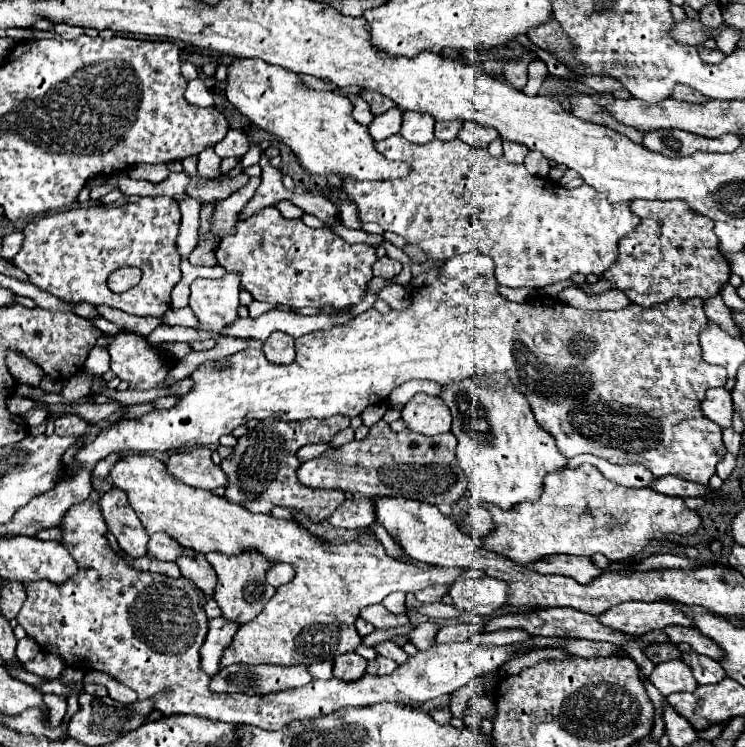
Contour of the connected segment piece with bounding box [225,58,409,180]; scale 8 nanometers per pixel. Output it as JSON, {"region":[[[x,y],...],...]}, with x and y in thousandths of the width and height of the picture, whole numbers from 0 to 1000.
{"region":[[[315,78],[307,86],[305,134],[340,166],[369,179],[420,233],[455,233],[474,241],[525,241],[546,236],[544,217],[525,217],[503,201],[493,169],[474,161],[474,139],[450,123],[426,123],[412,118],[399,99],[364,88],[353,80]]]}

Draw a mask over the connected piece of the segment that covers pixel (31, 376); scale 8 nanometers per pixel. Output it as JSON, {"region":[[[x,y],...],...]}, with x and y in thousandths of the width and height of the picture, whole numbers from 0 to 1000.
{"region":[[[9,469],[7,487],[9,487],[15,503],[23,511],[39,514],[39,517],[52,517],[52,511],[58,506],[58,495],[50,487],[44,487],[39,479],[34,479],[31,474],[17,471],[17,469]]]}

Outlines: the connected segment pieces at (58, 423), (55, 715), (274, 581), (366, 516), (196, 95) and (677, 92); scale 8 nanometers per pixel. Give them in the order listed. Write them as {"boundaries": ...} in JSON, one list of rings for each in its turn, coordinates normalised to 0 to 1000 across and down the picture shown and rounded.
{"boundaries":[[[[87,554],[74,562],[74,581],[77,584],[109,584],[117,578],[119,565],[103,554]]],[[[60,929],[60,940],[63,945],[68,945],[68,961],[66,961],[66,972],[77,972],[82,969],[87,953],[90,953],[90,937],[85,932],[74,932],[74,929]]],[[[372,755],[372,758],[366,758],[366,760],[361,763],[358,779],[361,779],[364,784],[374,787],[374,784],[391,779],[393,771],[396,771],[396,760],[393,760],[391,755]]],[[[471,667],[463,669],[447,691],[442,691],[442,699],[450,707],[493,707],[503,699],[503,677],[498,667]]],[[[256,107],[251,112],[251,120],[246,126],[246,131],[259,139],[259,142],[267,142],[267,145],[275,145],[275,142],[286,142],[286,126],[275,118],[272,107]]],[[[906,115],[906,120],[901,123],[901,131],[914,134],[914,137],[946,137],[949,131],[944,131],[944,126],[938,126],[936,120],[928,120],[922,115]]]]}

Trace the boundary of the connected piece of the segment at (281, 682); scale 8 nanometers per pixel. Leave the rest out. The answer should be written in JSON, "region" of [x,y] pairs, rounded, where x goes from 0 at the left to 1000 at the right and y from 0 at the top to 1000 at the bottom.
{"region":[[[313,889],[283,908],[286,926],[366,929],[409,918],[420,910],[412,892],[361,892],[361,889]]]}

